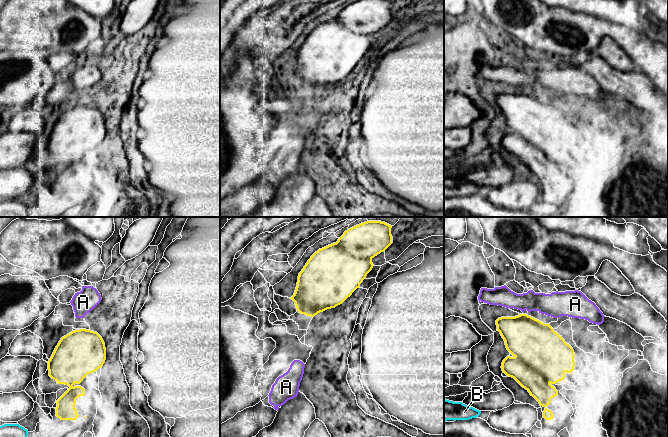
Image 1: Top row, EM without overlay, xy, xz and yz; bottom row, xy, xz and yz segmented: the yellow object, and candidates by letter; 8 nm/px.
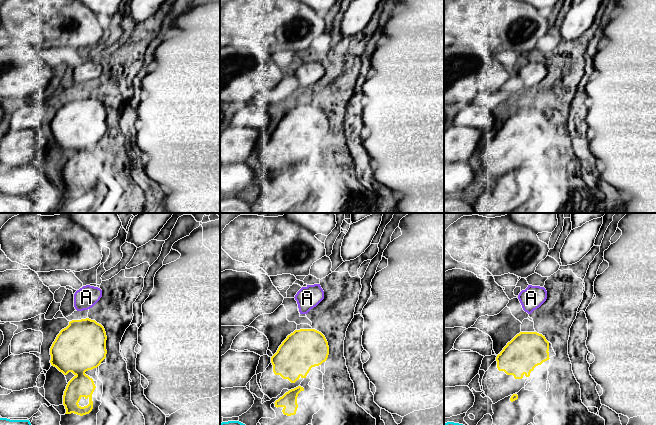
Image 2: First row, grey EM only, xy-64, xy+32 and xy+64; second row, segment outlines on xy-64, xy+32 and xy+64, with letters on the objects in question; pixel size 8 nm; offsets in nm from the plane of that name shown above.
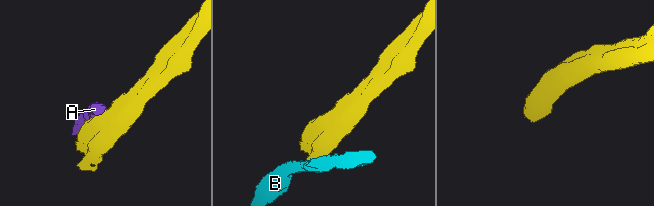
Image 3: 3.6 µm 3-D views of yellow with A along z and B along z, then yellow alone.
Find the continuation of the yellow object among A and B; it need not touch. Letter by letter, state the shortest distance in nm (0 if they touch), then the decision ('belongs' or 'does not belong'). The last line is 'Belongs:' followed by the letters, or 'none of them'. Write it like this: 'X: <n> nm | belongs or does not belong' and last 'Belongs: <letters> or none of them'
A: 20 nm | does not belong
B: 260 nm | does not belong
Belongs: none of them

